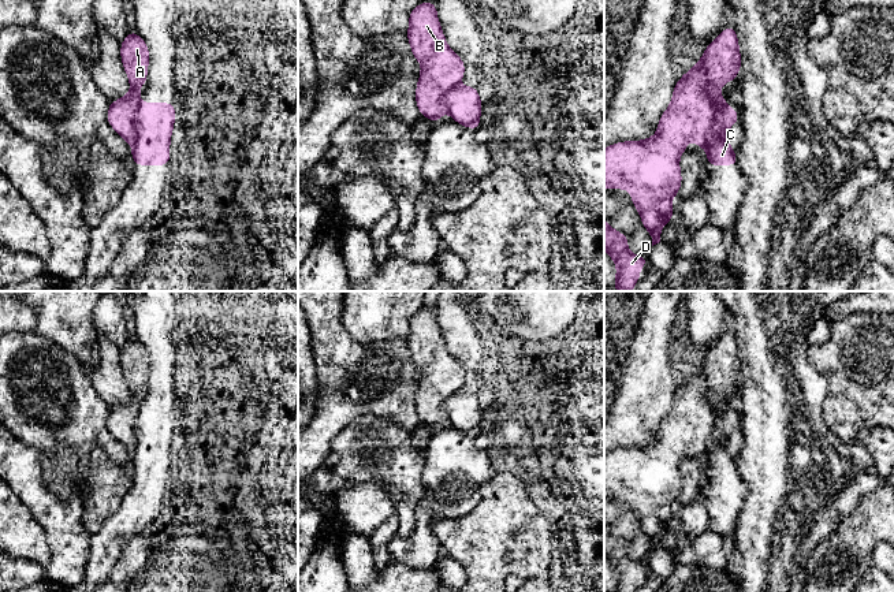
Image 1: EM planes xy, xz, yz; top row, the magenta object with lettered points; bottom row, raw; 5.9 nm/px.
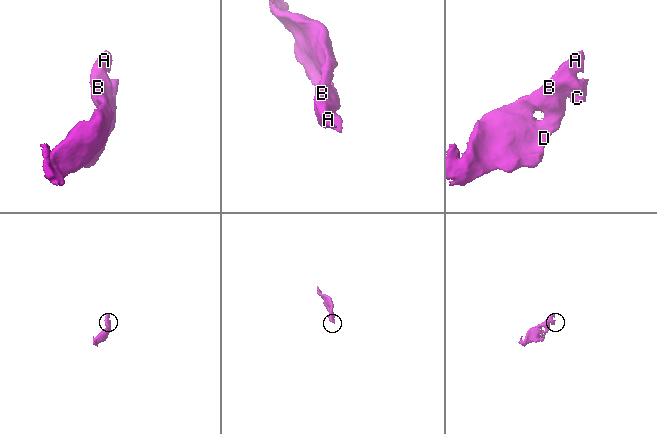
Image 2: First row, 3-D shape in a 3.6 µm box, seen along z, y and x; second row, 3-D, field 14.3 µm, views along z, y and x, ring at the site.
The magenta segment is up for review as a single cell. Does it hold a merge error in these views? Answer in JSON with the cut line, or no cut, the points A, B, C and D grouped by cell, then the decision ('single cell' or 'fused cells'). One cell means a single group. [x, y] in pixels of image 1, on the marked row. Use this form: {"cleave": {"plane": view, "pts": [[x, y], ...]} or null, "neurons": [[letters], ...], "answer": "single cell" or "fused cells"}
{"cleave": {"plane": "yz", "pts": [[723, 105], [716, 110], [715, 129], [706, 145]]}, "neurons": [["A", "B", "D"], ["C"]], "answer": "fused cells"}

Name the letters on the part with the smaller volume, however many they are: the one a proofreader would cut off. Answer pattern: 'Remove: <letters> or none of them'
Remove: C

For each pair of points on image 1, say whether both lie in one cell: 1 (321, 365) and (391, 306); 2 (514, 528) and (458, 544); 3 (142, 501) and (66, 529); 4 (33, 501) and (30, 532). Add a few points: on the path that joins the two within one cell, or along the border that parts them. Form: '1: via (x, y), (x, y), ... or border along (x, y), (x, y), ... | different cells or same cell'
1: border along (342, 308), (342, 326), (356, 341), (384, 342) | different cells
2: via (500, 536), (494, 540), (472, 540) | same cell
3: border along (92, 535), (90, 558), (85, 566) | different cells
4: border along (14, 492), (44, 531), (48, 544) | different cells

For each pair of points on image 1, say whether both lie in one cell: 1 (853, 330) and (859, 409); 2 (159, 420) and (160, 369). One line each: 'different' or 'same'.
1: same
2: same

